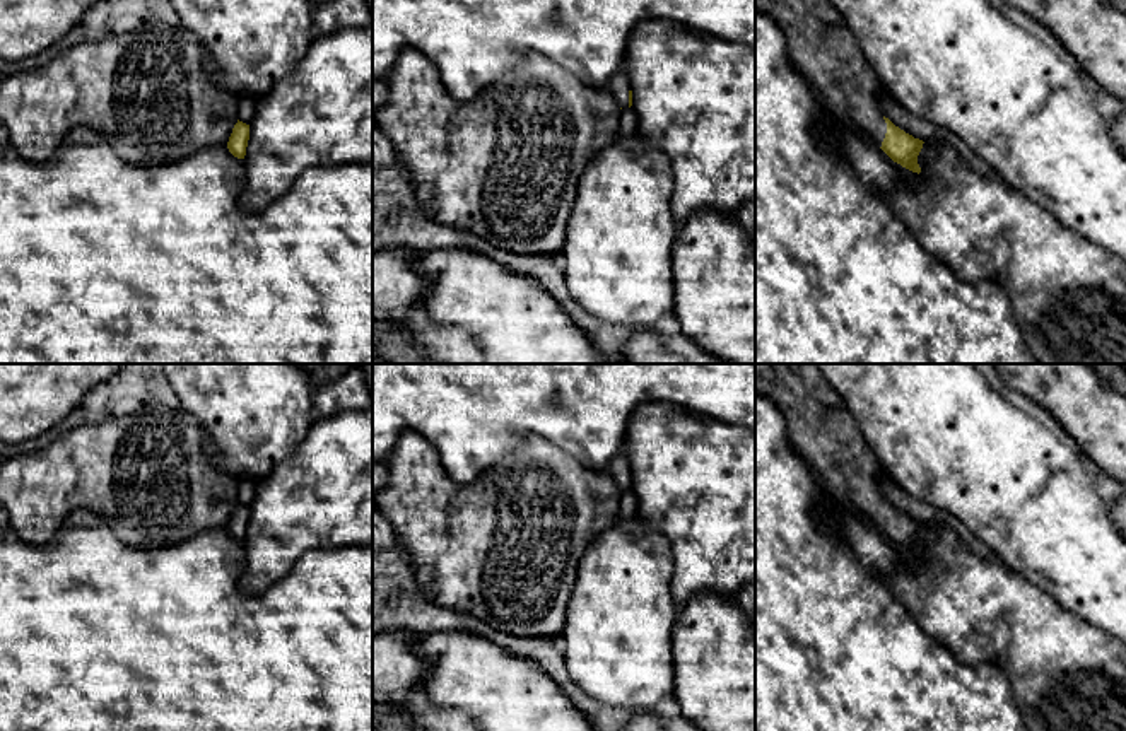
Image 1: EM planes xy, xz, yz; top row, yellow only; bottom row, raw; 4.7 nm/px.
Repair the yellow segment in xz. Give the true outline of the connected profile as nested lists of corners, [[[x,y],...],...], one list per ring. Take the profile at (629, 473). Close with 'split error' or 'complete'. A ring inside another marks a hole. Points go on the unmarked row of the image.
[[[624,442],[620,451],[610,459],[607,471],[613,478],[613,482],[619,485],[619,488],[630,490],[632,488],[632,473],[630,465],[625,454],[627,444]]]; split error

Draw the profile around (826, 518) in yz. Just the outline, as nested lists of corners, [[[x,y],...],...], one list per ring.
[[[841,497],[841,499],[836,499],[836,504],[830,506],[830,507],[825,507],[822,511],[817,512],[817,521],[818,524],[825,529],[825,533],[841,541],[842,543],[842,535],[839,531],[839,524],[836,521],[836,511],[837,509],[847,509],[847,511],[853,511],[853,512],[858,512],[861,516],[865,516],[863,512],[859,512],[847,499]]]

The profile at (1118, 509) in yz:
[[[1123,492],[1109,507],[1111,518],[1119,529],[1119,533],[1126,538],[1126,492]]]

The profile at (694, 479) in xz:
[[[653,401],[642,403],[634,408],[627,420],[627,436],[625,436],[625,454],[630,465],[632,473],[632,494],[637,499],[637,516],[653,524],[658,531],[661,531],[671,547],[673,555],[673,574],[671,574],[671,596],[678,608],[687,605],[699,593],[714,593],[728,599],[735,599],[736,593],[747,586],[755,584],[755,432],[731,425],[721,424],[713,418],[701,417],[692,413],[675,403],[670,401]]]

